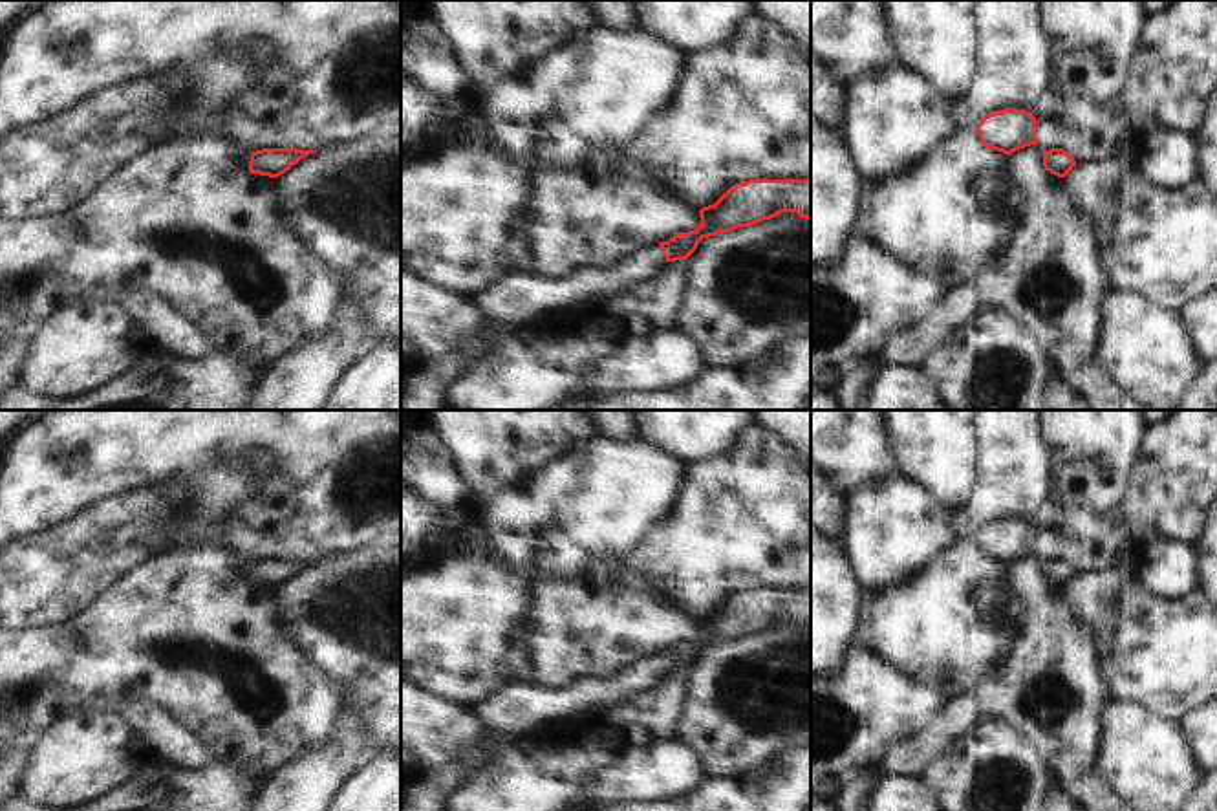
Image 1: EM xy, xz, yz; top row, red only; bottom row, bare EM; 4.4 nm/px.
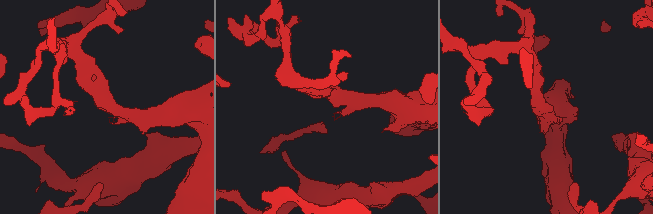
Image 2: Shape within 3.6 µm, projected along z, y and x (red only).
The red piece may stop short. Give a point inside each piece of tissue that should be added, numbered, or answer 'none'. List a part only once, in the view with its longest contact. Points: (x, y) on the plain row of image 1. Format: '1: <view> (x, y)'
1: xz (515, 711)

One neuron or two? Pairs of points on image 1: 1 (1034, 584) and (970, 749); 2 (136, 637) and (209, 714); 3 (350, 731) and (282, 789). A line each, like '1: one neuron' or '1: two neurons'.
1: two neurons
2: one neuron
3: one neuron

